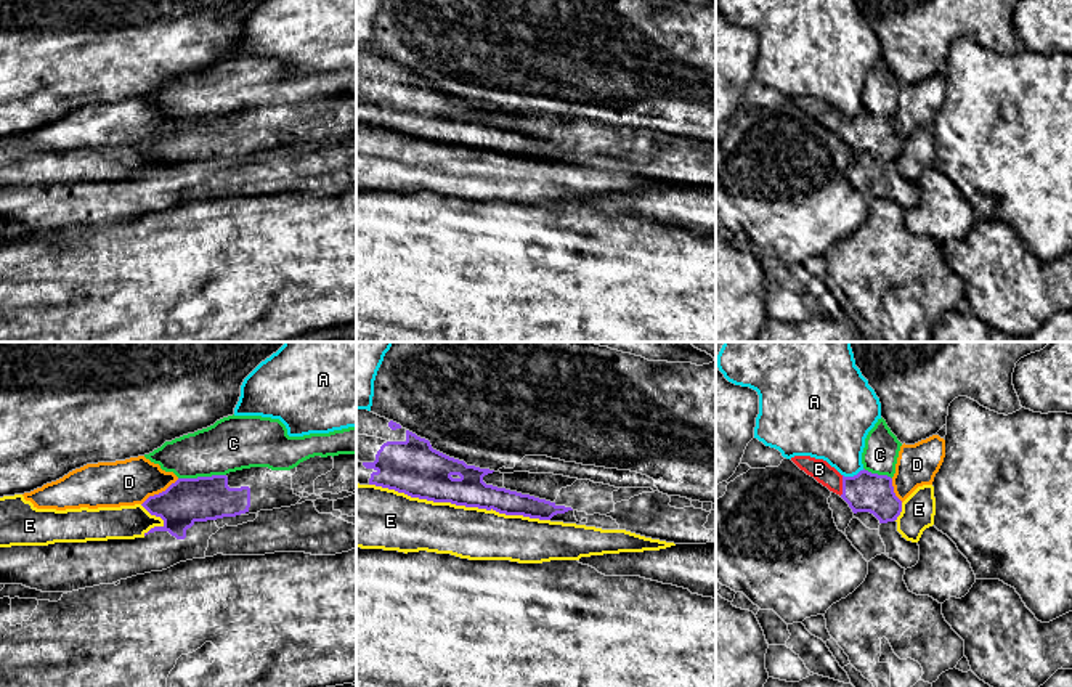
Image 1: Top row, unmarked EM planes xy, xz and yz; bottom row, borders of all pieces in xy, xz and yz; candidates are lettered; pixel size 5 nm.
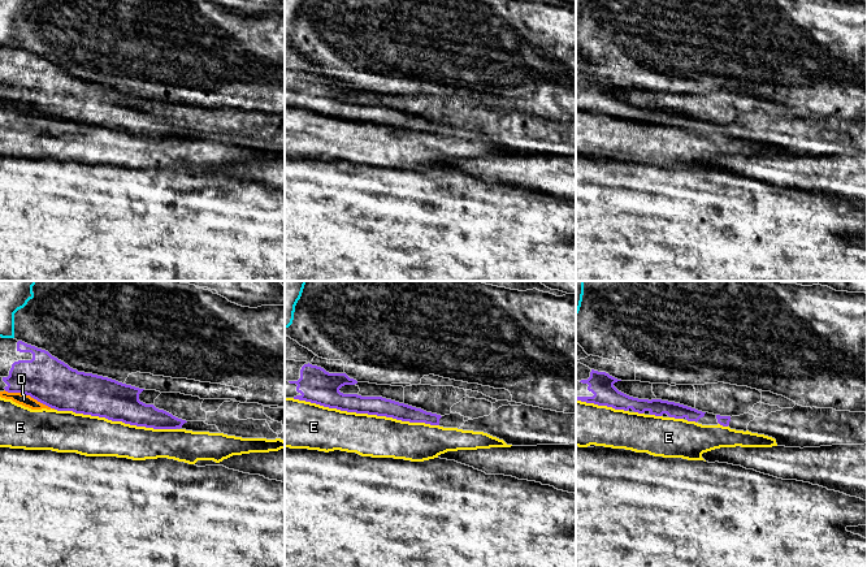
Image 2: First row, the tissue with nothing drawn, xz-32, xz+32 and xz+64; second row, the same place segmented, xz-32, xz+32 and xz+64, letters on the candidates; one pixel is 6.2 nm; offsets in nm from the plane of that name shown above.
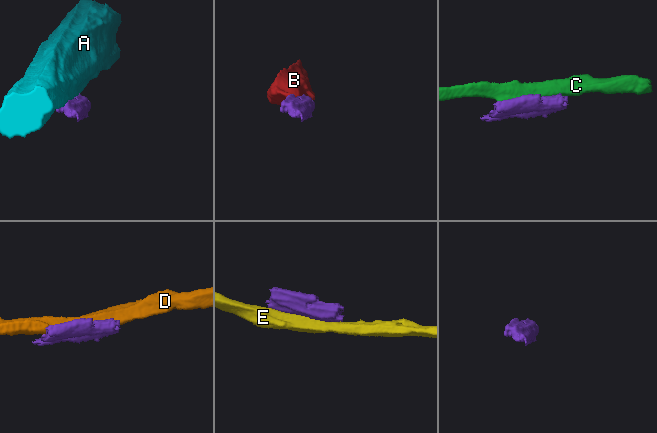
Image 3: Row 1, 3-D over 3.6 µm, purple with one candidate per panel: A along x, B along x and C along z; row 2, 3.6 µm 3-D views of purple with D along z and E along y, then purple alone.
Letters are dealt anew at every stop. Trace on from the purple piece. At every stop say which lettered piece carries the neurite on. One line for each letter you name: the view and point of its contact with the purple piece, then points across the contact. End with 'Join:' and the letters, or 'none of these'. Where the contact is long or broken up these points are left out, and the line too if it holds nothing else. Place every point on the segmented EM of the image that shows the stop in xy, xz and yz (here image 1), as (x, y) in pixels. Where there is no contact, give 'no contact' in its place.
B: contact yz (843, 485); way yz (865, 491), (843, 485), (819, 469)
Join: B

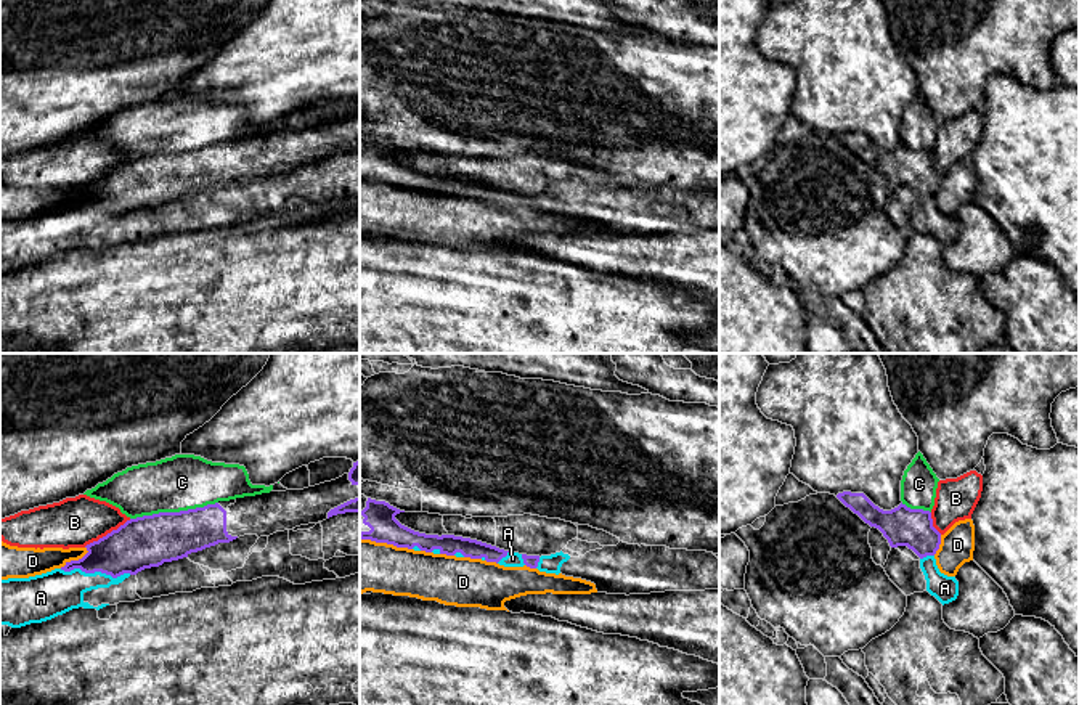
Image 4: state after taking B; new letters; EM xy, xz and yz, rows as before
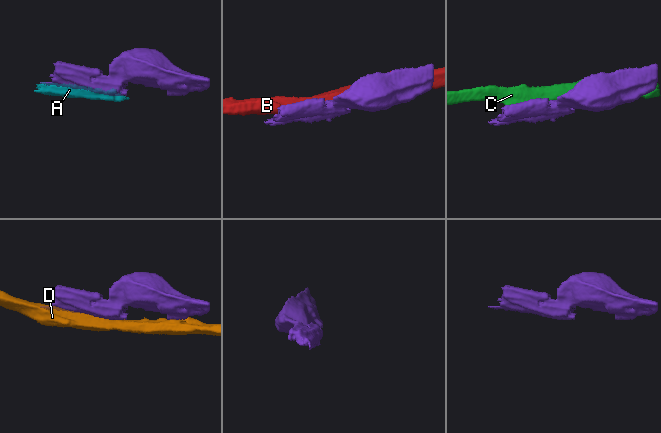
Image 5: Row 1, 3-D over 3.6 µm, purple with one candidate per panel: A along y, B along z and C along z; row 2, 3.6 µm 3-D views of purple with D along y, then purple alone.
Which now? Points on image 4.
Join: none of these

